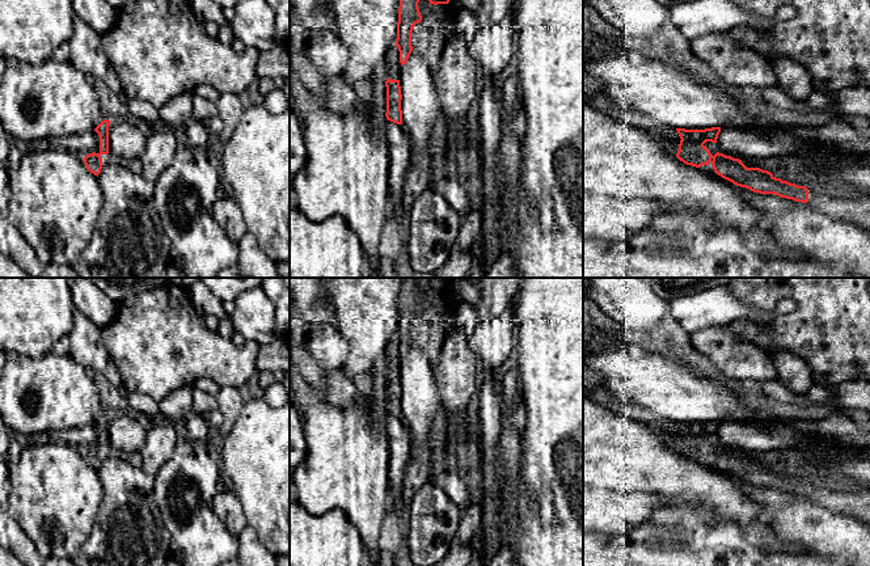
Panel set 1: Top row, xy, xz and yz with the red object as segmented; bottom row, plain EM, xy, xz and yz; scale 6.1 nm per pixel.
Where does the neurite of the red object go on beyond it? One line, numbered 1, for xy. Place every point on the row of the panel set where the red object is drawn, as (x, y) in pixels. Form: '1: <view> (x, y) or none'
1: none

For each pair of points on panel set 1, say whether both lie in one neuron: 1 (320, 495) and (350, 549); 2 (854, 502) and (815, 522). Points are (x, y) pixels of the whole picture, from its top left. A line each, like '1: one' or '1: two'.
1: two
2: two

